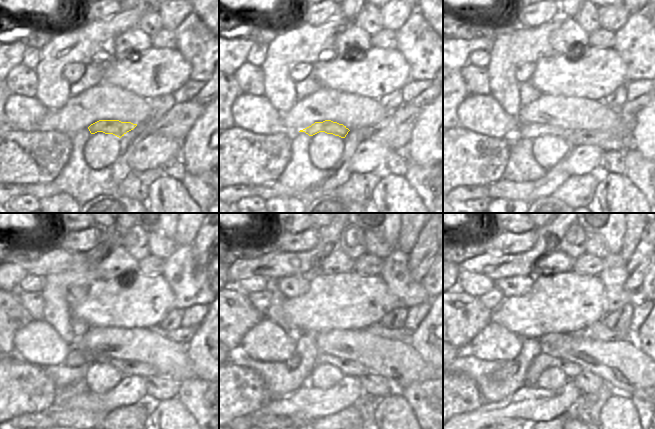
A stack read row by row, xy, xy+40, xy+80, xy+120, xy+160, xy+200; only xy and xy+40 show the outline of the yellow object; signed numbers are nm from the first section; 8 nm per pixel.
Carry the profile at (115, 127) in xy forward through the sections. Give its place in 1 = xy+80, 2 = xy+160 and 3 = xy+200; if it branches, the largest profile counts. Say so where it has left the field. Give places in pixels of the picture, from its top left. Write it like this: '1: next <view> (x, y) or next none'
1: next xy+80 (531, 131)
2: next xy+160 (283, 378)
3: next xy+200 (507, 376)

